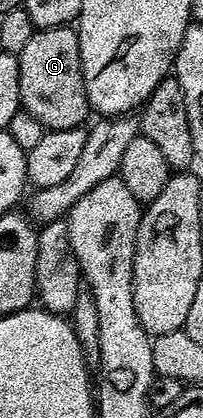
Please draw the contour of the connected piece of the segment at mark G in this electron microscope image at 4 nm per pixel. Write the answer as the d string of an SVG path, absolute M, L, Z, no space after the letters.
M71 24L36 29L18 54L20 108L34 115L45 130L78 129L85 124L90 106L80 62L80 35Z

